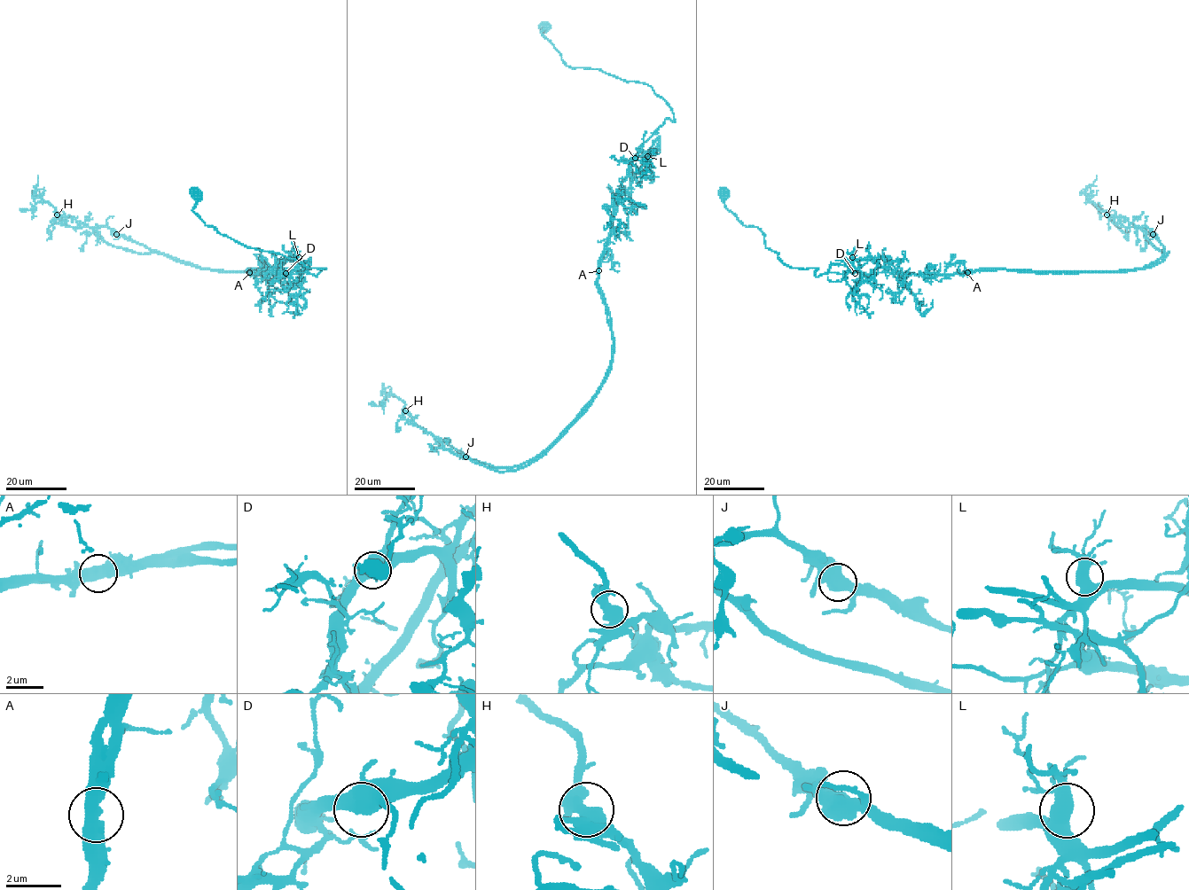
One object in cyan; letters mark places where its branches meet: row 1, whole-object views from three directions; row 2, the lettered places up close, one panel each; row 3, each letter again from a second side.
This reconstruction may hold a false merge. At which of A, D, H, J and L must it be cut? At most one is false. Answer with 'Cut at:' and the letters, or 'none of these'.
Cut at: A

